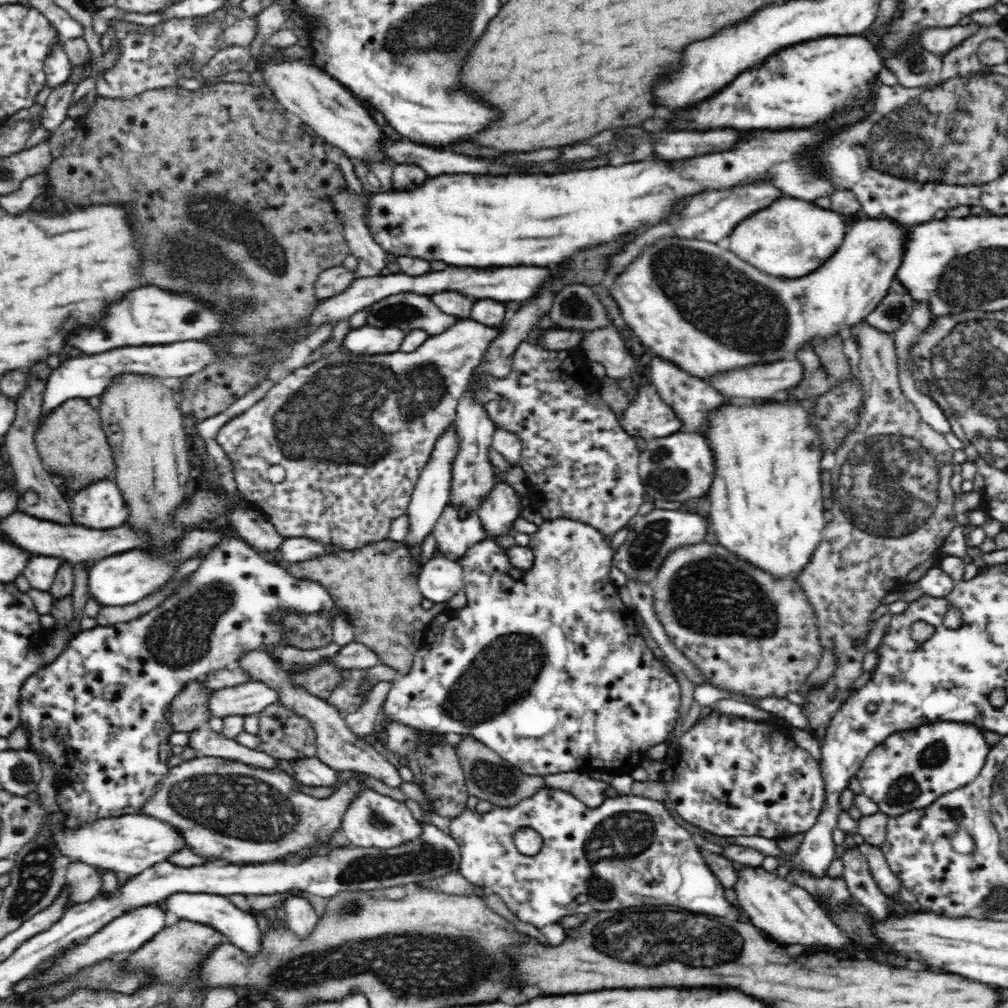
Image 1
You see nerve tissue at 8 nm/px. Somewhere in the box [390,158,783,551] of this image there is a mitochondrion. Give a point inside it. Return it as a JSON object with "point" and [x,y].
{"point":[665,478]}

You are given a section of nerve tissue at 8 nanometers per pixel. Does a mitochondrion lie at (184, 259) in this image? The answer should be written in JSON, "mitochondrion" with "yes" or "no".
{"mitochondrion":"yes"}

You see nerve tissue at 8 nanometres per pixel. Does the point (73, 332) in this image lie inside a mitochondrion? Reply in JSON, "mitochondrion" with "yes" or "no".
{"mitochondrion":"no"}

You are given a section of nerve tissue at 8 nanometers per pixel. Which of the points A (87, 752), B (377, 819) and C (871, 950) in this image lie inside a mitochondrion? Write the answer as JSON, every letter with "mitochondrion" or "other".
{"A":"other","B":"mitochondrion","C":"other"}

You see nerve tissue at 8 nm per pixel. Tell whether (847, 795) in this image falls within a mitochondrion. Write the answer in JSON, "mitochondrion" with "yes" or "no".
{"mitochondrion":"no"}

